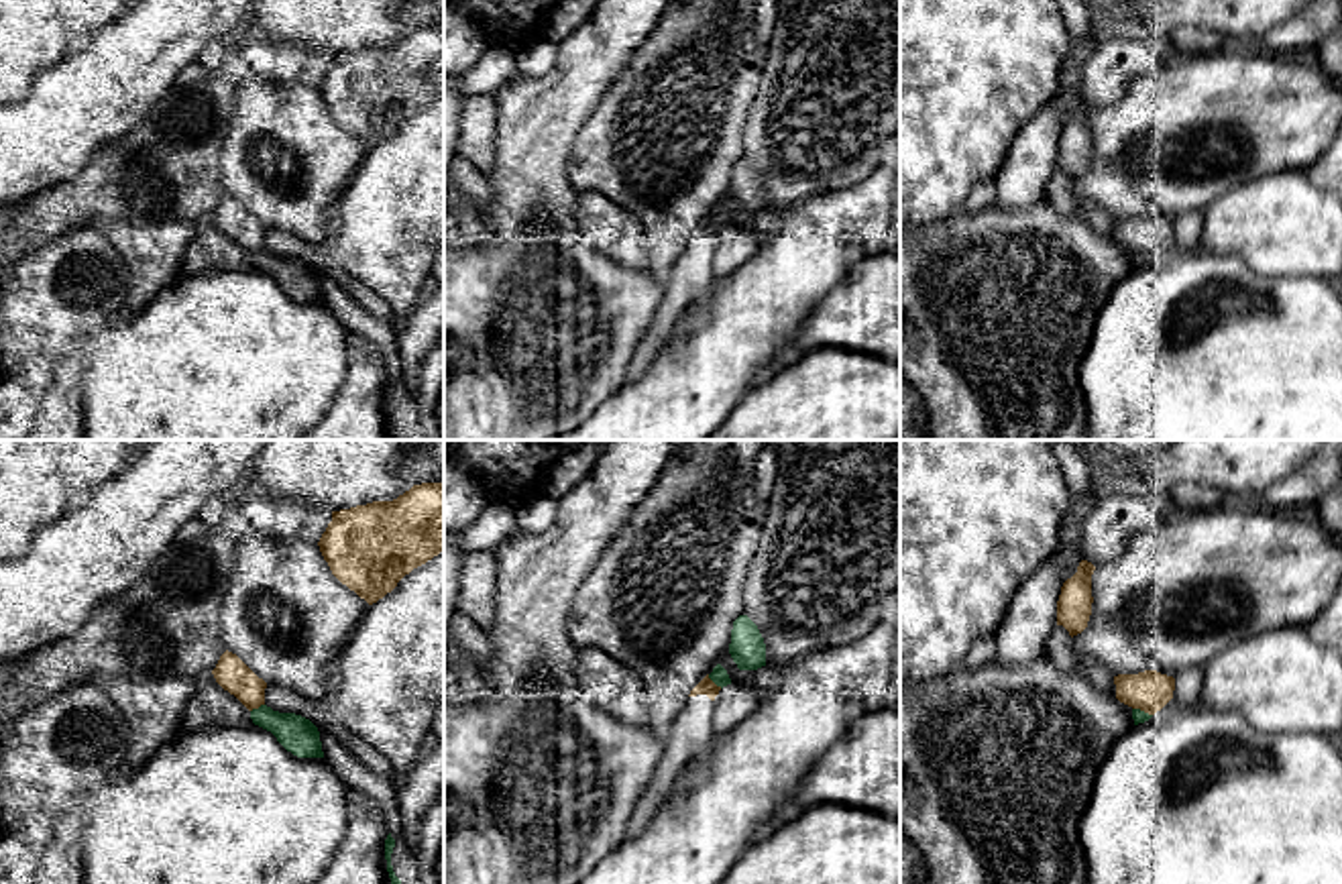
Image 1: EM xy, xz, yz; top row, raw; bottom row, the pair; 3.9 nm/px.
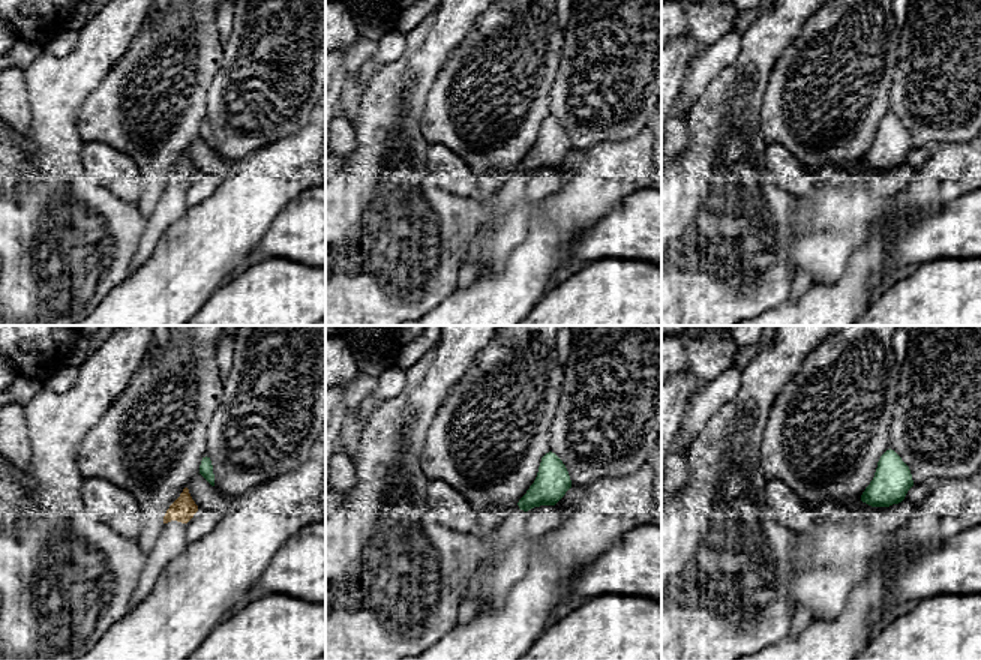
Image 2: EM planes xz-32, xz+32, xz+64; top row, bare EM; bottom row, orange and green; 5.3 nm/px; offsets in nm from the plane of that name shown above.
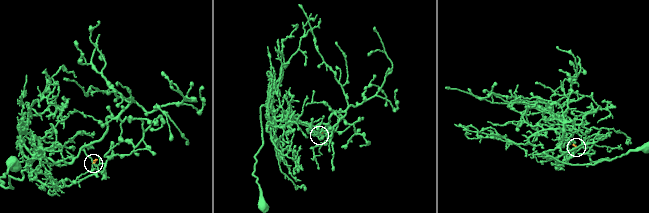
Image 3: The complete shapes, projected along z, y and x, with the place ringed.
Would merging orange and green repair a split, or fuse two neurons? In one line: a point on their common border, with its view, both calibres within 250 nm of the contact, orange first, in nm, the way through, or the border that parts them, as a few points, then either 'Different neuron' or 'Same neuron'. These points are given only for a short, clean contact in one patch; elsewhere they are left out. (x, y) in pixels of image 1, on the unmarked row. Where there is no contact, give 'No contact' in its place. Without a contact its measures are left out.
Touches orange at xz (713, 227). Thickness 70 nm (orange) against 70 nm. Different neuron

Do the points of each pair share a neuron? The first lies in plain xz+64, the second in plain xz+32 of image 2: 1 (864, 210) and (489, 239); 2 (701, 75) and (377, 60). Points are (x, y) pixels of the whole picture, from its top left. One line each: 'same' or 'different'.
1: same
2: same

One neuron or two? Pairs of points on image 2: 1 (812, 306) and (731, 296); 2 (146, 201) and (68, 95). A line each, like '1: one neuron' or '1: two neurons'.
1: two neurons
2: two neurons

